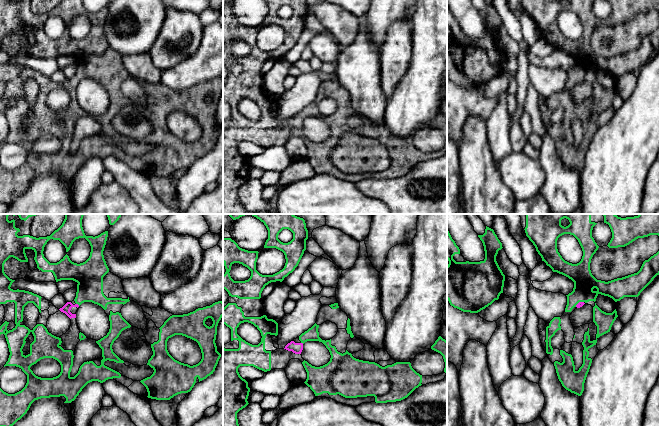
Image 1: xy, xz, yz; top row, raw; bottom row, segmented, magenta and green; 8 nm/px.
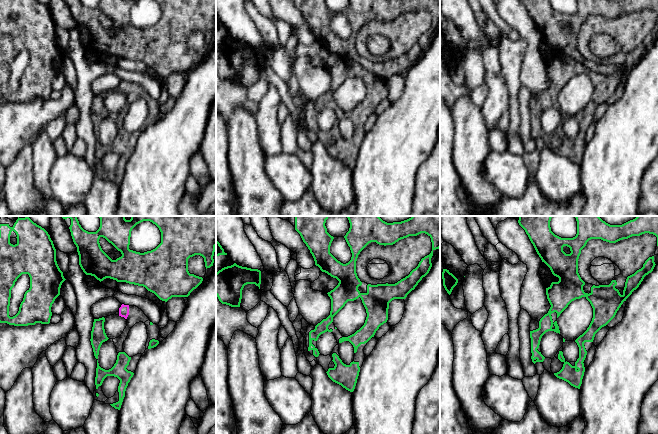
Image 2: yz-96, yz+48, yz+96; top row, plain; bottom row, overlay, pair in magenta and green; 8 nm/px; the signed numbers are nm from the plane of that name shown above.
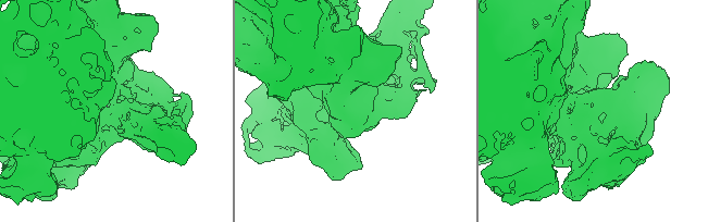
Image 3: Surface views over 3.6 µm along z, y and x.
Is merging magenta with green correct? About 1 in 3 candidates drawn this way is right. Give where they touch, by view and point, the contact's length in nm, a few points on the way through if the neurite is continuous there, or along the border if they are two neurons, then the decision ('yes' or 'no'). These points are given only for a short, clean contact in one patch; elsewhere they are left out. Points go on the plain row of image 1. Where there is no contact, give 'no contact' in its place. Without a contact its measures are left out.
contact xy (77, 80); length 40 nm; way xy (66, 84), (69, 81), (77, 80), (89, 65), (89, 52); yes

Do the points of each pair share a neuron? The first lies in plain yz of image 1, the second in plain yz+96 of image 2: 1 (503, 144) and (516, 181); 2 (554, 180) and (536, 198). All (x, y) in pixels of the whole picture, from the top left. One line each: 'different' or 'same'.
1: different
2: different

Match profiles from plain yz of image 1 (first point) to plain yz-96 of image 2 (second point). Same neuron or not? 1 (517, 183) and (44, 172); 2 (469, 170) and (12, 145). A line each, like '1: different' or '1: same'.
1: different
2: different

